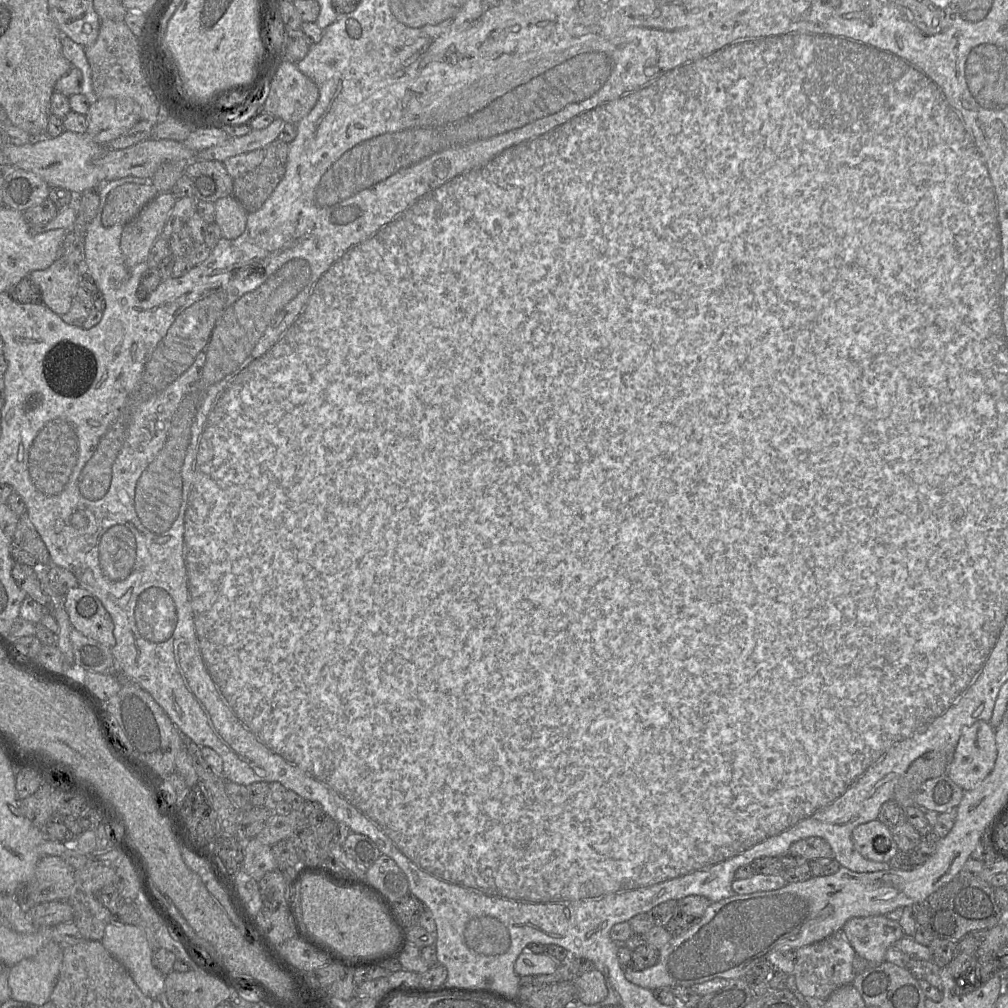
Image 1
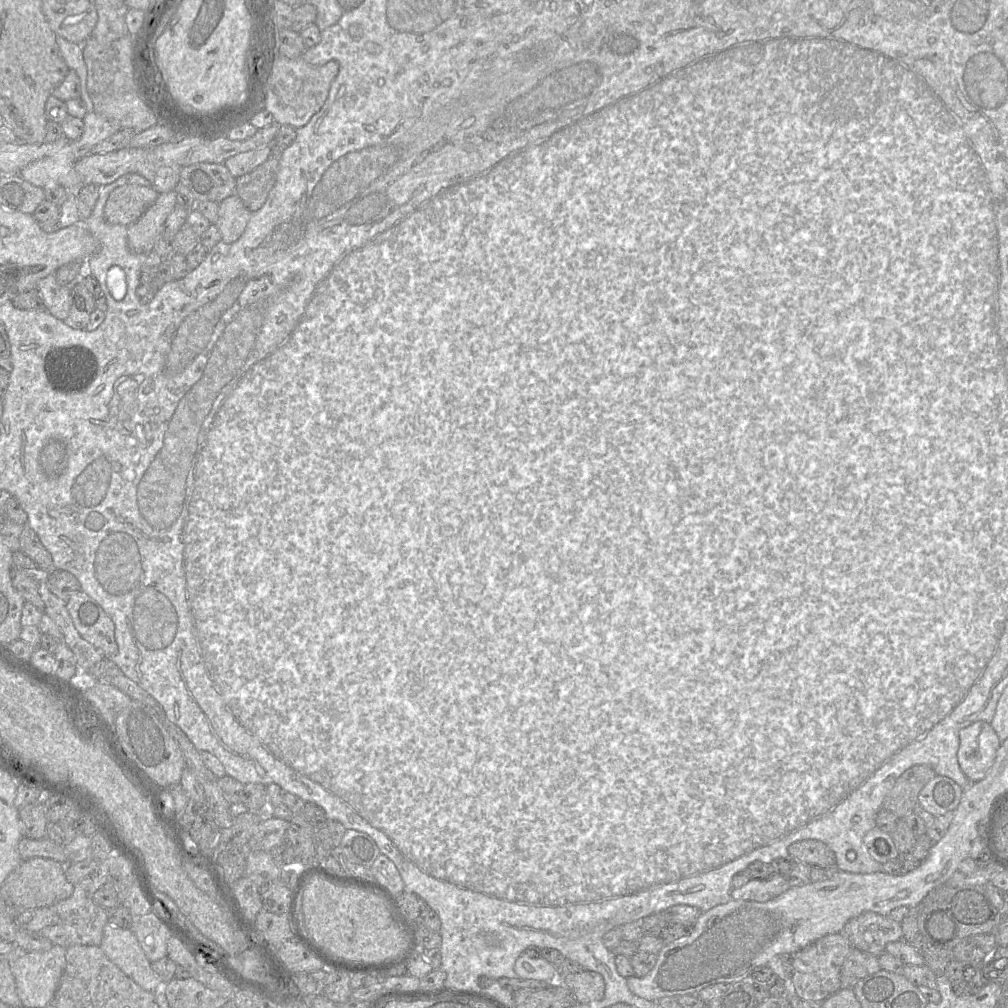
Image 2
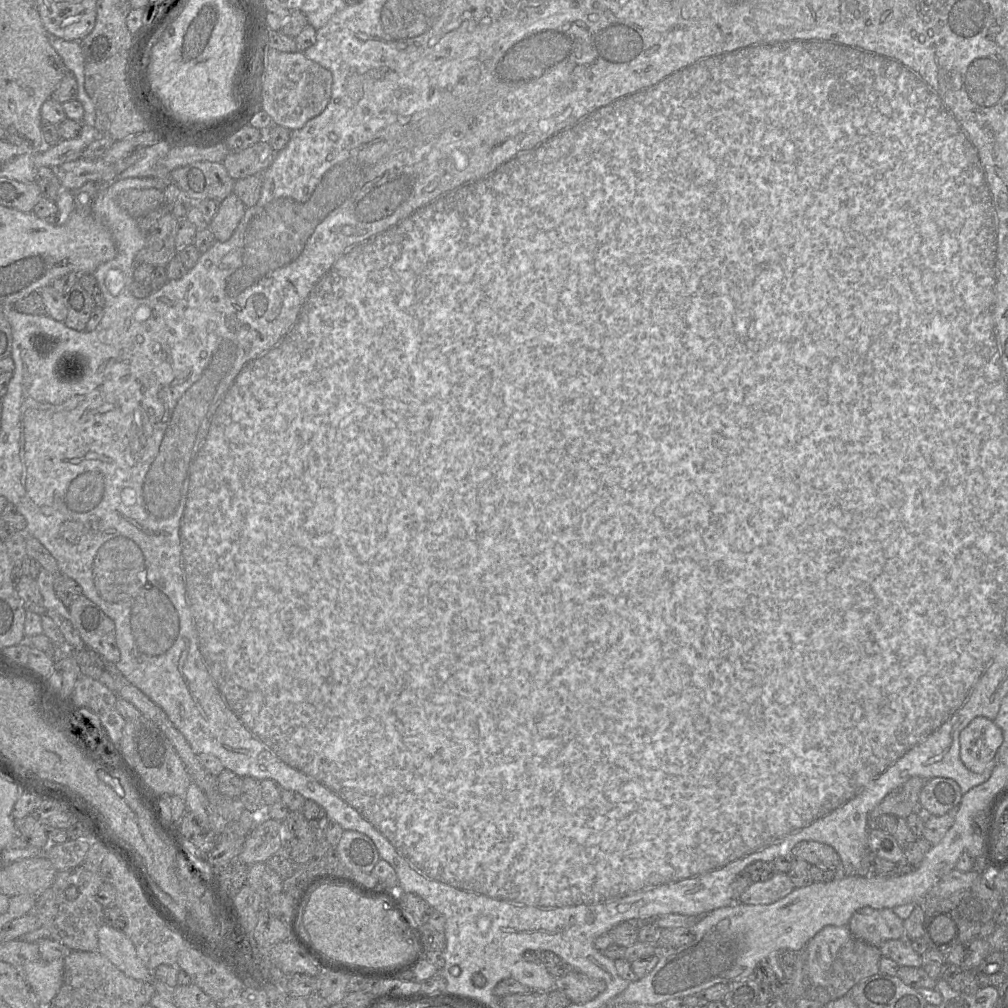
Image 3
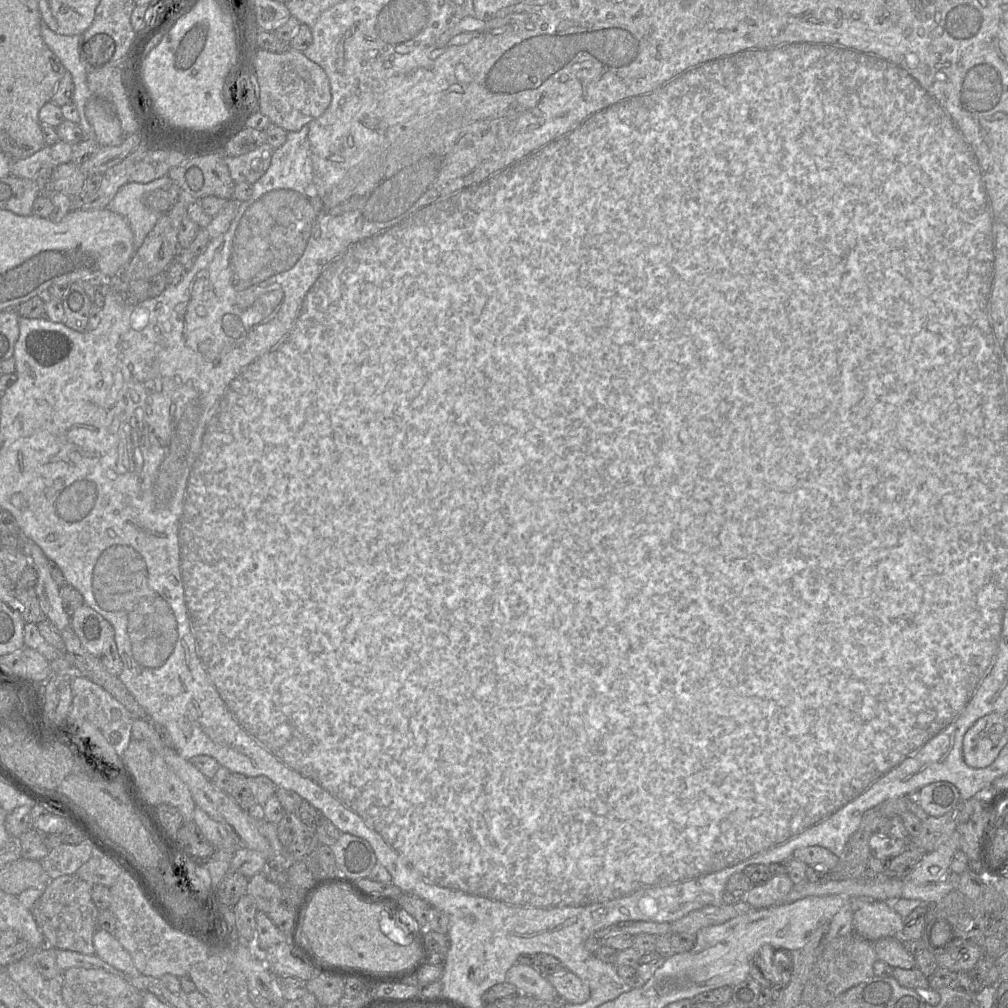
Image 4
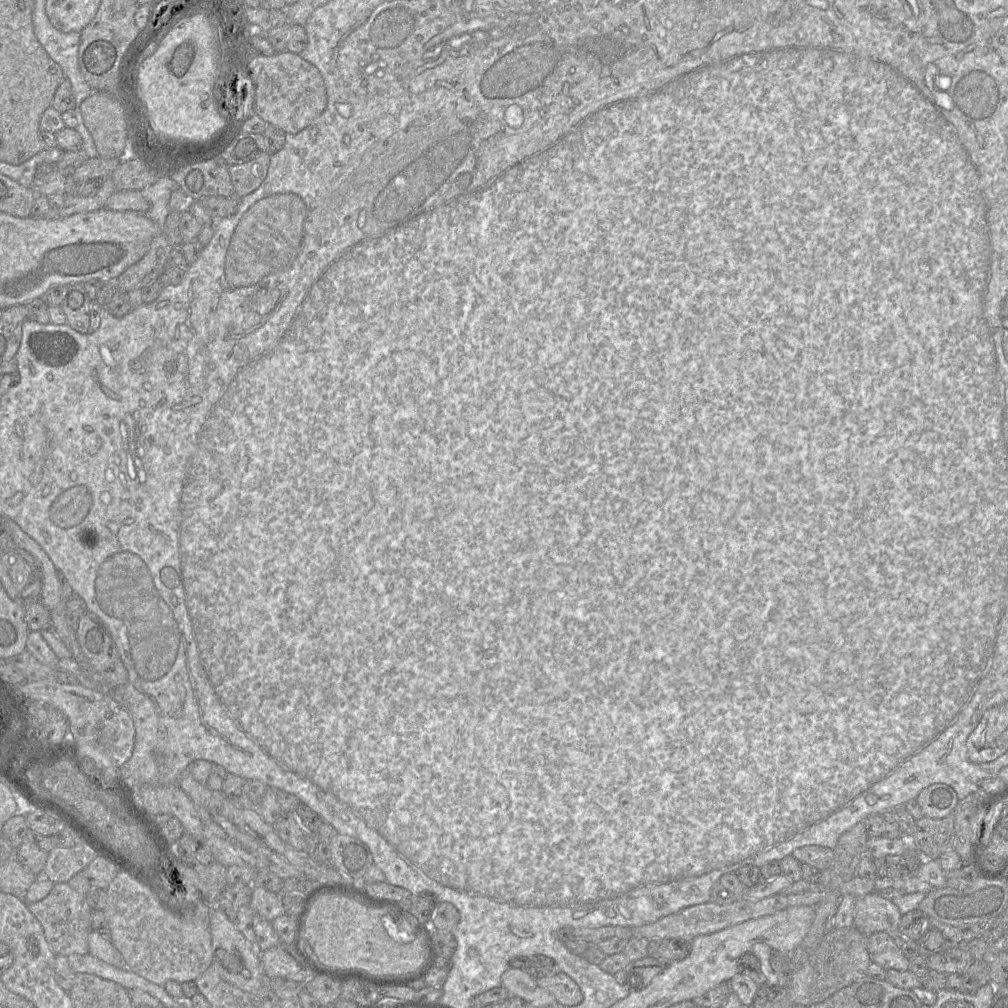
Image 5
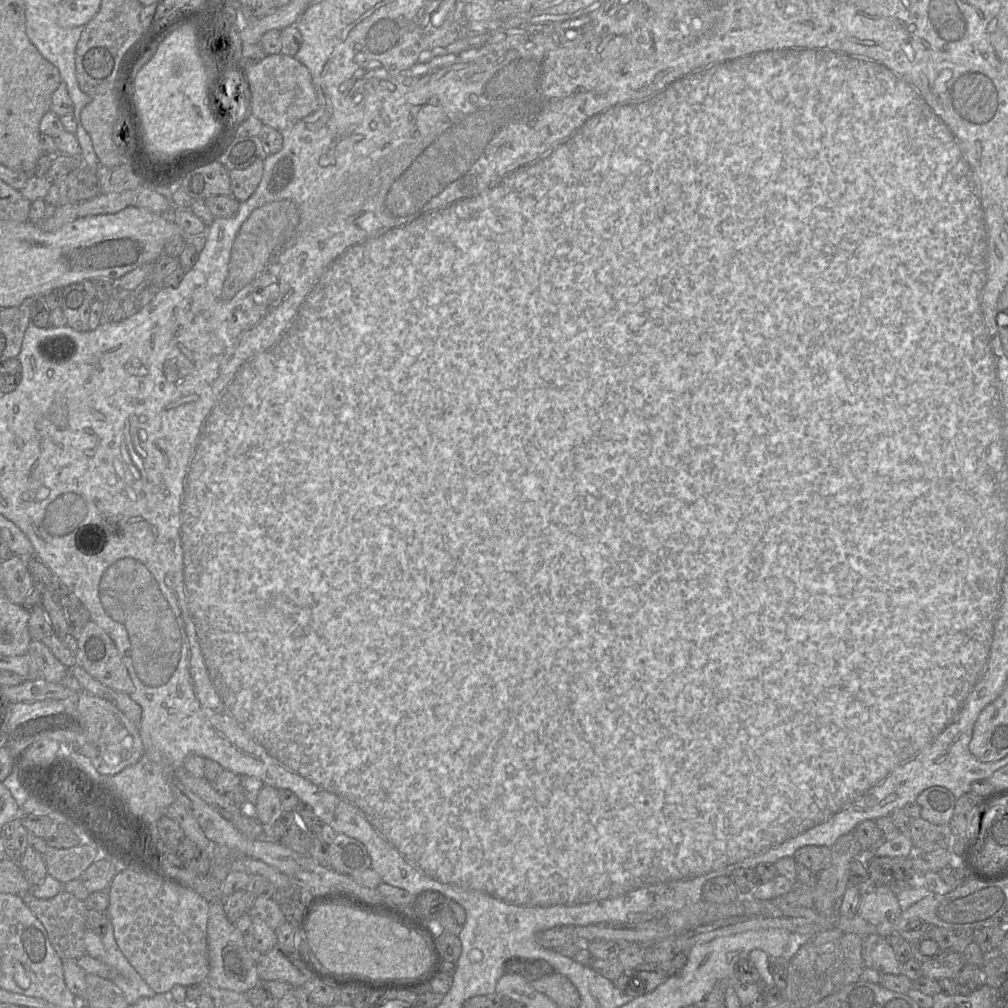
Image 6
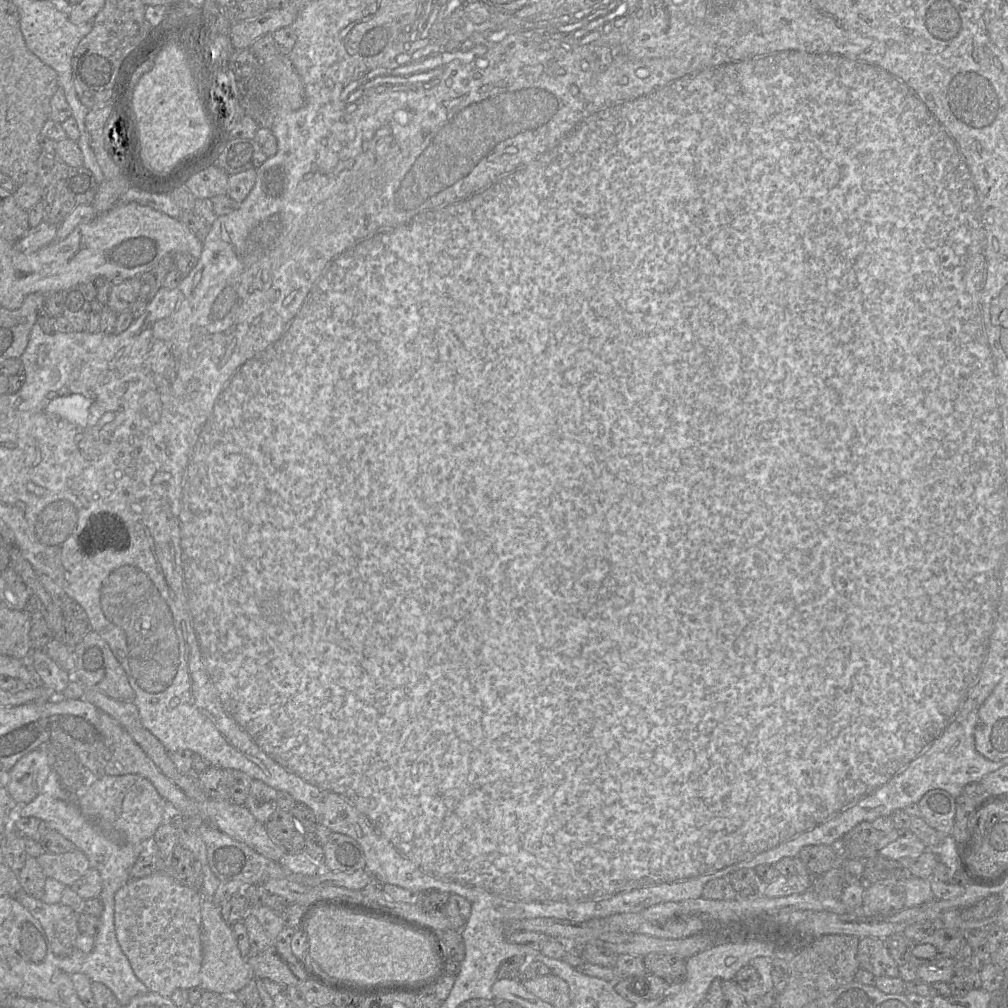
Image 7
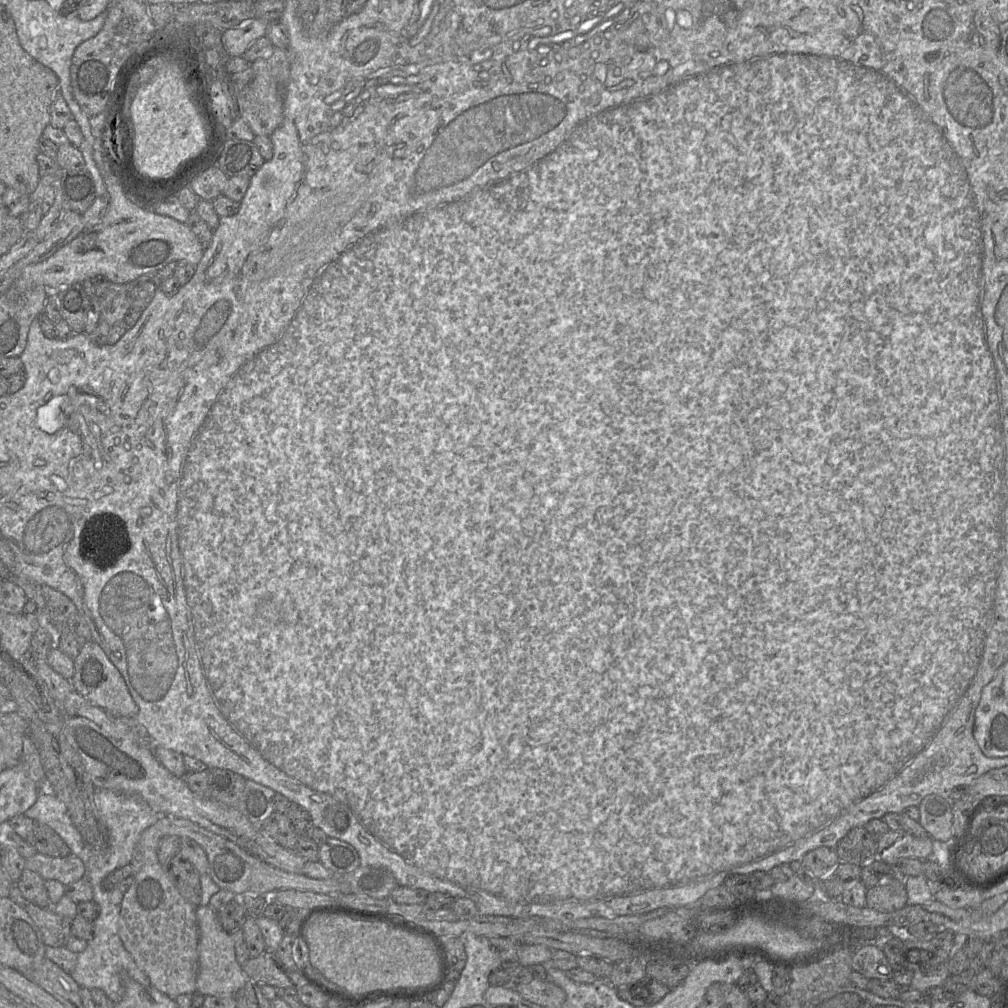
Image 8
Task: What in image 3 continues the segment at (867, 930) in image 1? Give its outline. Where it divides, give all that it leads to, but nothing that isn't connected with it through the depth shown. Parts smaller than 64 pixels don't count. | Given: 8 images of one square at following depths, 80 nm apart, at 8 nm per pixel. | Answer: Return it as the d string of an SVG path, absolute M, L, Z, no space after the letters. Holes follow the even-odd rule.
M863 907L851 916L847 927L851 937L875 947L880 947L888 940L905 938L903 920L889 908L874 909L871 907Z

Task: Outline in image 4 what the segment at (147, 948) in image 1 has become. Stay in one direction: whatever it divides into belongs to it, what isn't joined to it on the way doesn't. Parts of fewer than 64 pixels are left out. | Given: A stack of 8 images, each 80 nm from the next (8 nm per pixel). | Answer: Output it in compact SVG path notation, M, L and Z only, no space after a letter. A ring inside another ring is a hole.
M97 929L93 935L93 945L95 954L104 962L131 976L141 975L130 954L113 934Z

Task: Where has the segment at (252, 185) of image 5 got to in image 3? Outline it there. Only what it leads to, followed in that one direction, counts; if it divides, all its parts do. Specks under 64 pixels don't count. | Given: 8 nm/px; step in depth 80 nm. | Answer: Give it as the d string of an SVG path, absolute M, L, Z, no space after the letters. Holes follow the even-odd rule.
M260 140L239 152L229 152L223 165L232 179L262 174L273 162L275 151L267 141Z

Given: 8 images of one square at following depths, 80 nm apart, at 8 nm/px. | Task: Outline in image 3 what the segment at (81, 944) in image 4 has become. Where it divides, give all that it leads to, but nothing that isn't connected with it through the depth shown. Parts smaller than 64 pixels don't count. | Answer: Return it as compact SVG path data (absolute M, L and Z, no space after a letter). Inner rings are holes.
M82 865L57 872L52 885L45 890L34 905L34 913L50 932L50 938L77 951L98 951L97 932L103 925L104 908L96 901L96 894L103 883L98 872L91 872ZM75 886L78 890L77 898L69 900L65 890Z

